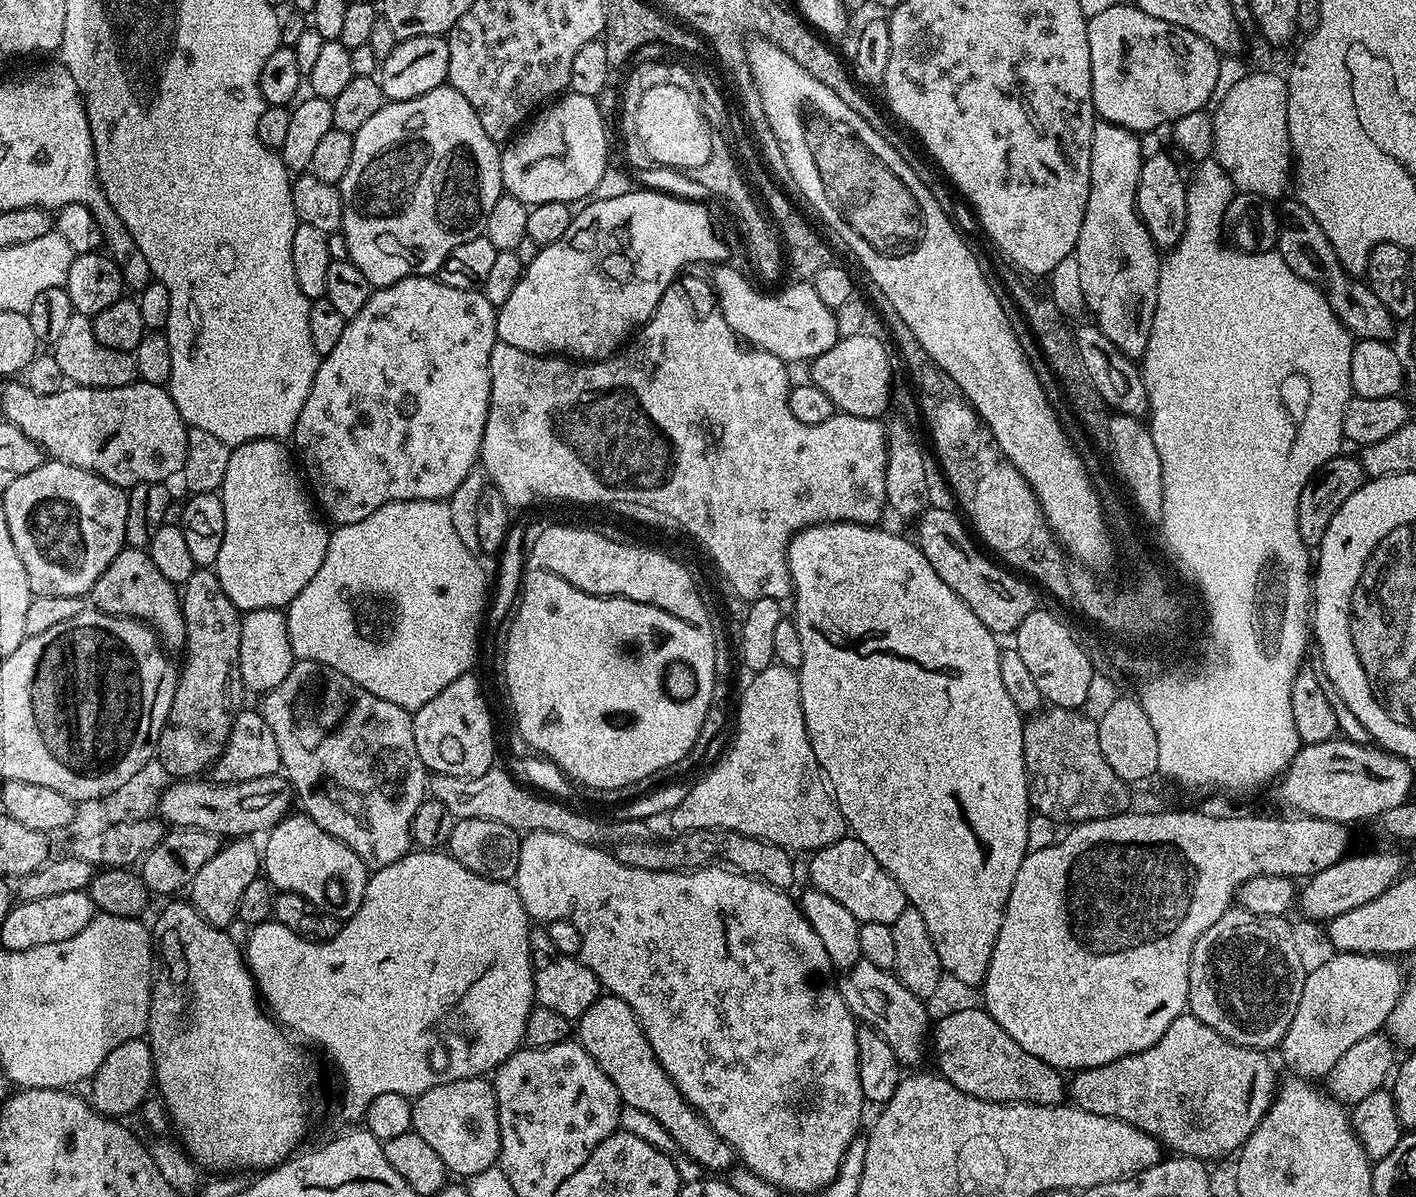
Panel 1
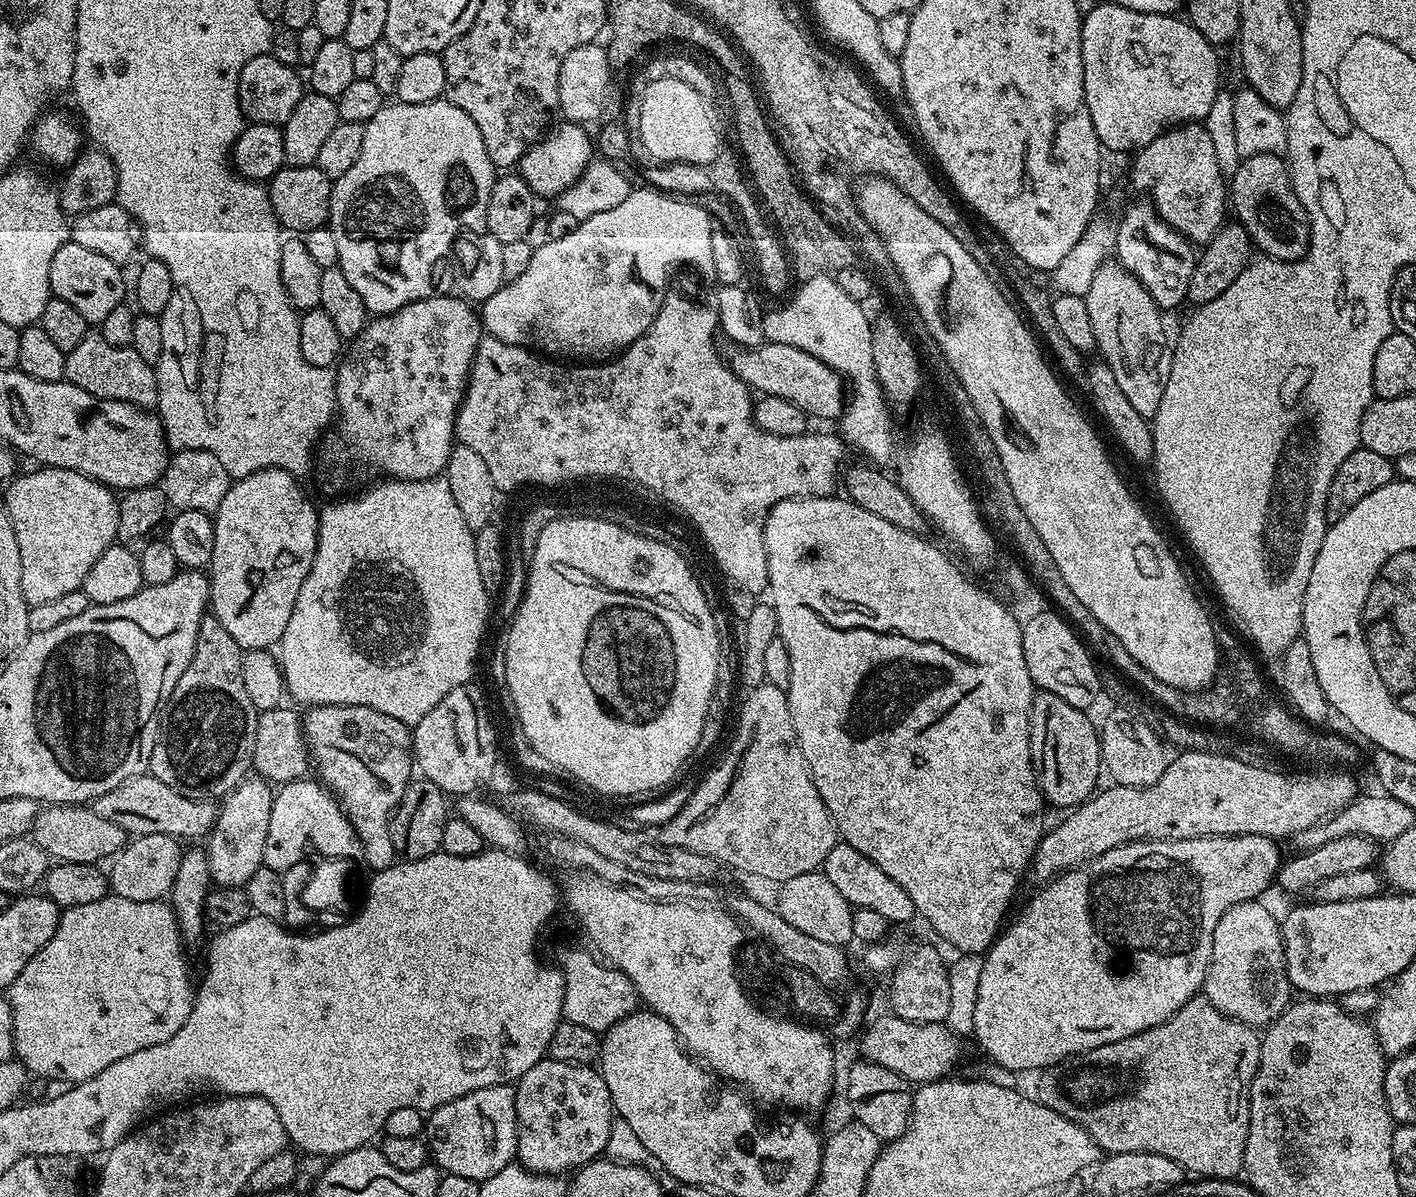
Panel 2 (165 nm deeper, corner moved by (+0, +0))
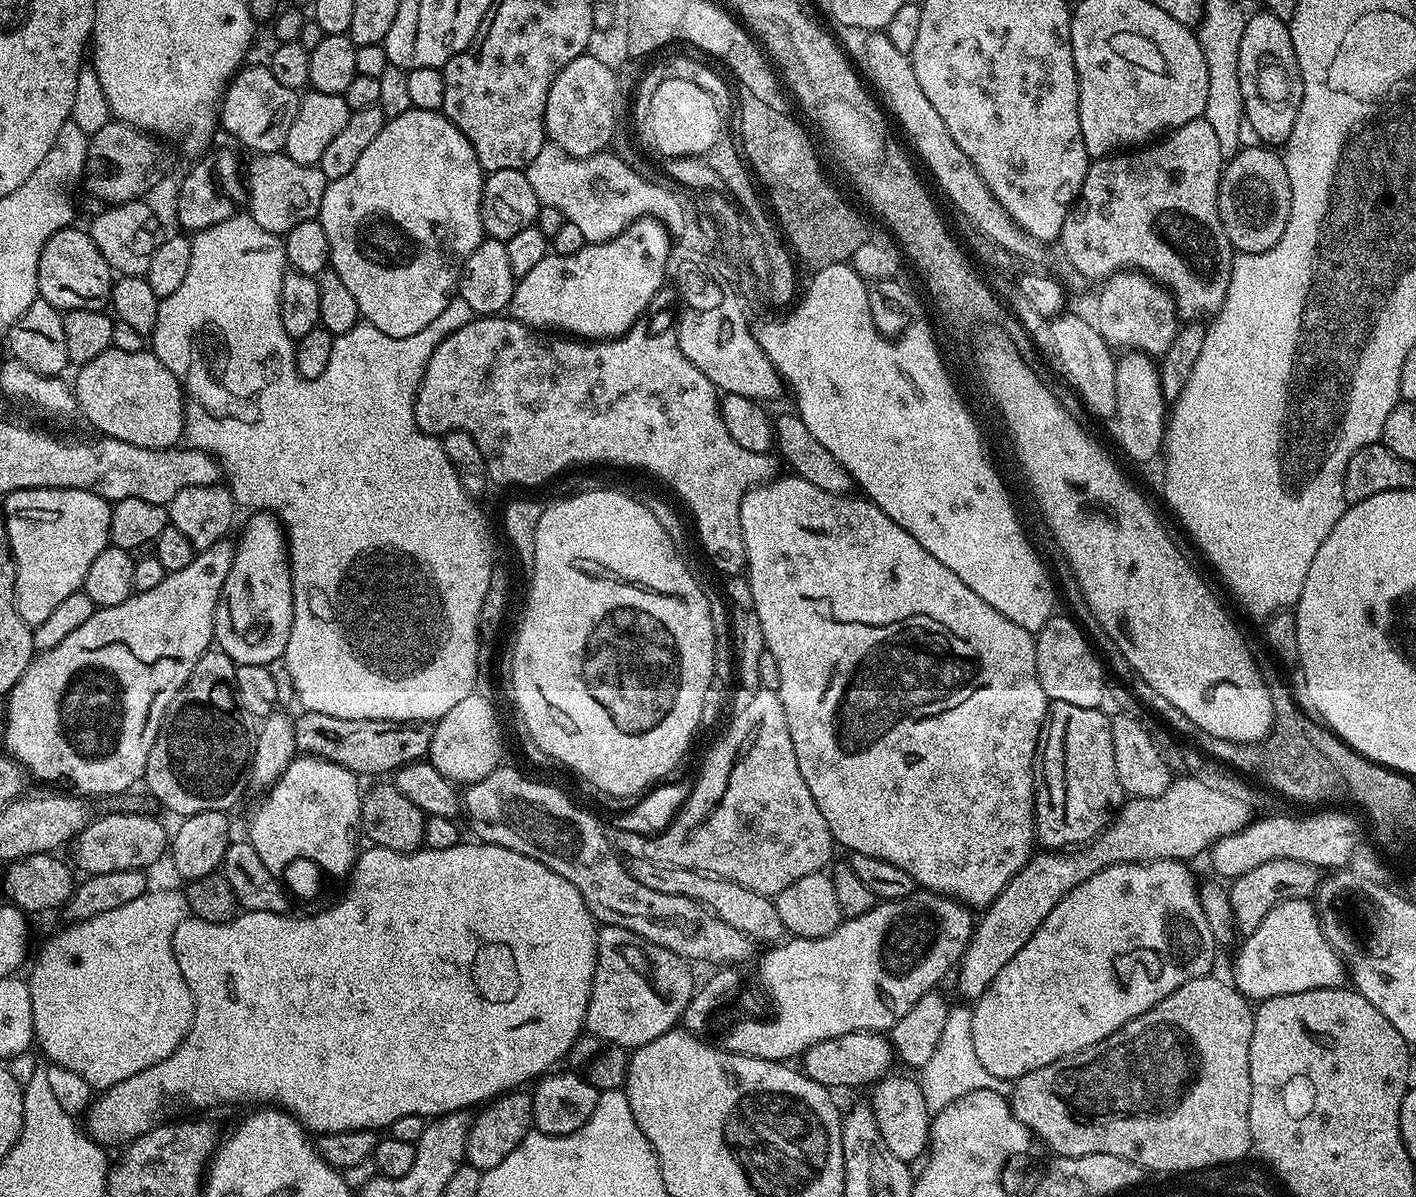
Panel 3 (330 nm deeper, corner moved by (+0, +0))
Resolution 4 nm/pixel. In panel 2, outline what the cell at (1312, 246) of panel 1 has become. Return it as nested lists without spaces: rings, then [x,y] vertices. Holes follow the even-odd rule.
[[[1254,154],[1243,157],[1238,170],[1230,177],[1230,208],[1236,211],[1235,219],[1246,230],[1257,253],[1274,260],[1301,260],[1308,253],[1308,236],[1312,227],[1308,224],[1306,210],[1292,189],[1290,169],[1283,155]]]

